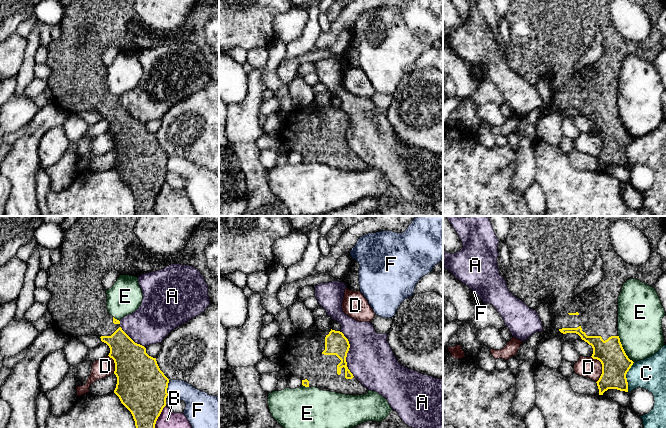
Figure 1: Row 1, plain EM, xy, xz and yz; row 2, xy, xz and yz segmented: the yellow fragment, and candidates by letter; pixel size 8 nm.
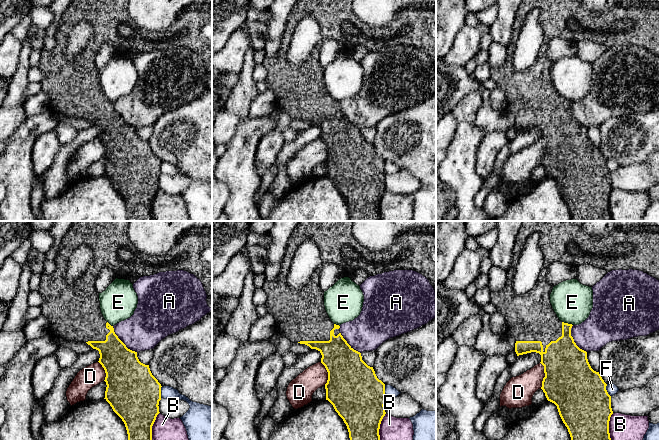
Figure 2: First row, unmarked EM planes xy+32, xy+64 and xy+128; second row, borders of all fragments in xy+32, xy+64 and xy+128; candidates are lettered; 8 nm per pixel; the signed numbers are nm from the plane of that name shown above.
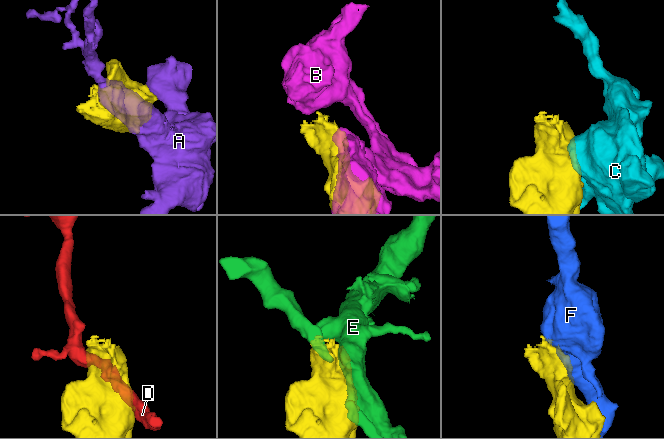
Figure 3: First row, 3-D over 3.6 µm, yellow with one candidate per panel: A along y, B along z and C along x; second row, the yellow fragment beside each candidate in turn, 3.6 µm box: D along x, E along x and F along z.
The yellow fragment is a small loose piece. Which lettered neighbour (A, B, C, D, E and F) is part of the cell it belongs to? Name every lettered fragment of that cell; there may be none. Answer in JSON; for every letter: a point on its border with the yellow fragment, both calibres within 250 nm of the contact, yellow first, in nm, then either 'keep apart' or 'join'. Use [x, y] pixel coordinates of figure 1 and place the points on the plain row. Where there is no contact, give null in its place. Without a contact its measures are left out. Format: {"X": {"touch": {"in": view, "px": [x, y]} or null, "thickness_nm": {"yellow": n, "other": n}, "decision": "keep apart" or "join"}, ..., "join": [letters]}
{"A": {"touch": {"in": "xz", "px": [347, 128]}, "thickness_nm": {"yellow": 180, "other": 380}, "decision": "keep apart"}, "B": {"touch": {"in": "xy", "px": [155, 198]}, "thickness_nm": {"yellow": 360, "other": 300}, "decision": "keep apart"}, "C": {"touch": {"in": "yz", "px": [625, 153]}, "thickness_nm": {"yellow": 220, "other": 260}, "decision": "keep apart"}, "D": {"touch": {"in": "yz", "px": [602, 144]}, "thickness_nm": {"yellow": 220, "other": 160}, "decision": "keep apart"}, "E": {"touch": {"in": "yz", "px": [623, 125]}, "thickness_nm": {"yellow": 220, "other": 360}, "decision": "keep apart"}, "F": {"touch": {"in": "xy", "px": [167, 163]}, "thickness_nm": {"yellow": 400, "other": 170}, "decision": "keep apart"}, "join": []}

